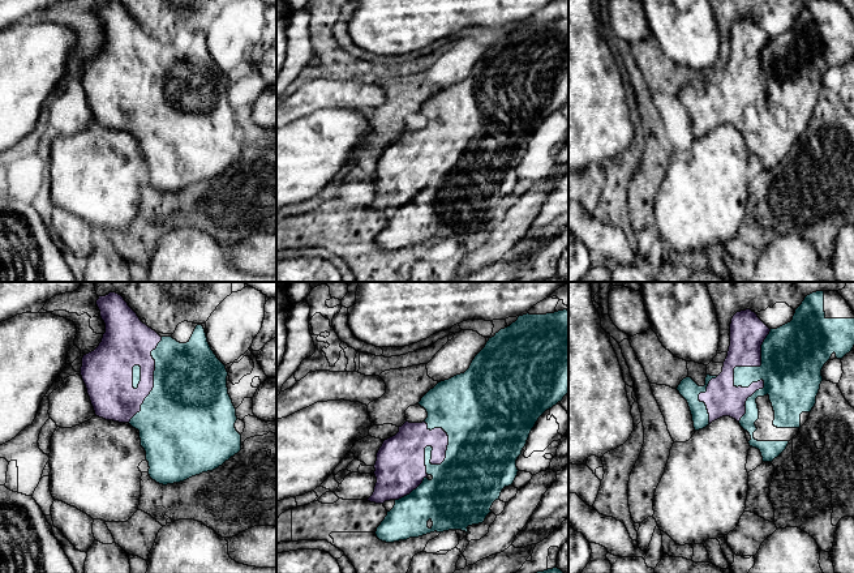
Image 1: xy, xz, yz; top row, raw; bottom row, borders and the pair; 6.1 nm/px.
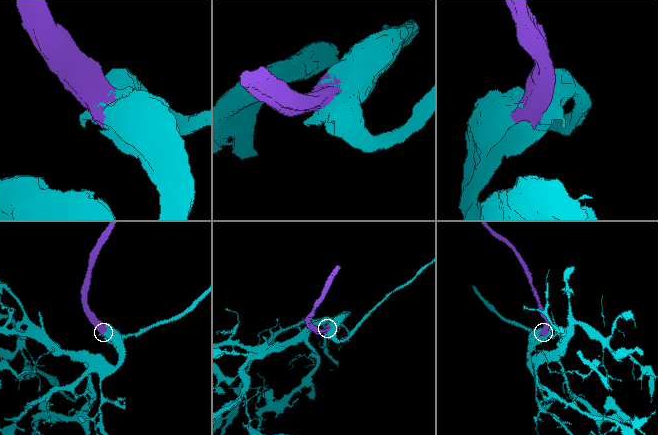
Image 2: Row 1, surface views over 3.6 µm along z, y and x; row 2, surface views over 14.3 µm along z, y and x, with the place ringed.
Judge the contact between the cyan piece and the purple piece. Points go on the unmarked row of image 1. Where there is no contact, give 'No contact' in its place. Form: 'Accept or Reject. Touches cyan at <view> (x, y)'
Accept. Touches cyan at yz (734, 89)

